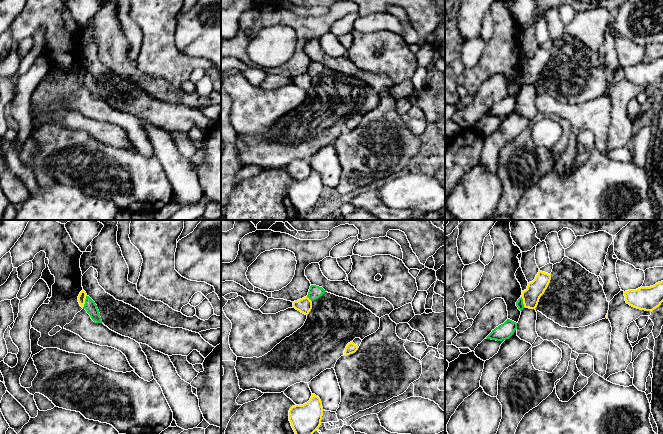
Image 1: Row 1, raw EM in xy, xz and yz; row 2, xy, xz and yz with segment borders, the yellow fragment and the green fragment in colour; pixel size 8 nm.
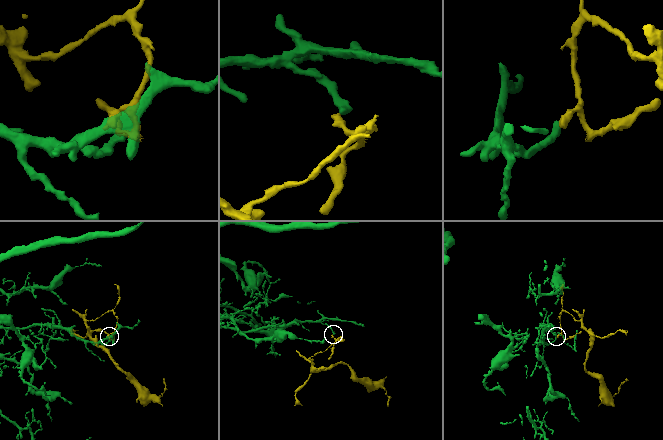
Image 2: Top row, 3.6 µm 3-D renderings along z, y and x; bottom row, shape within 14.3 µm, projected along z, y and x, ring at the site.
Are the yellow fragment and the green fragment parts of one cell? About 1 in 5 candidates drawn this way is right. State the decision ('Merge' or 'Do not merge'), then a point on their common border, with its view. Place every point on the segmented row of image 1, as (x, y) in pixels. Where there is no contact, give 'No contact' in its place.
Do not merge. Touches yellow at xy (84, 301)

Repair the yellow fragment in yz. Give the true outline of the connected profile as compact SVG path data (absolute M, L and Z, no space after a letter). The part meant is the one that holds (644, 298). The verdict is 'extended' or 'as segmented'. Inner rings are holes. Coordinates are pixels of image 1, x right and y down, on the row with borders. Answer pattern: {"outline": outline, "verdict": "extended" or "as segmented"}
{"outline": "M663 281L650 287L625 291L624 296L626 303L630 306L652 312L663 302Z", "verdict": "as segmented"}

